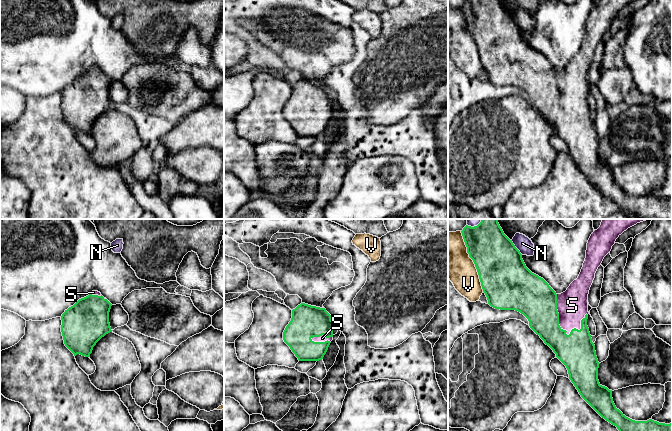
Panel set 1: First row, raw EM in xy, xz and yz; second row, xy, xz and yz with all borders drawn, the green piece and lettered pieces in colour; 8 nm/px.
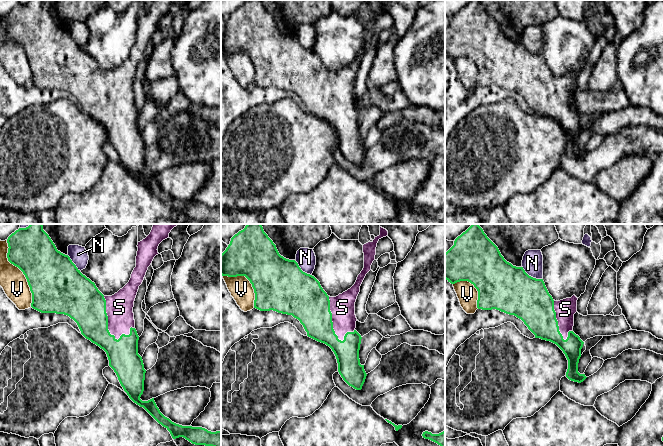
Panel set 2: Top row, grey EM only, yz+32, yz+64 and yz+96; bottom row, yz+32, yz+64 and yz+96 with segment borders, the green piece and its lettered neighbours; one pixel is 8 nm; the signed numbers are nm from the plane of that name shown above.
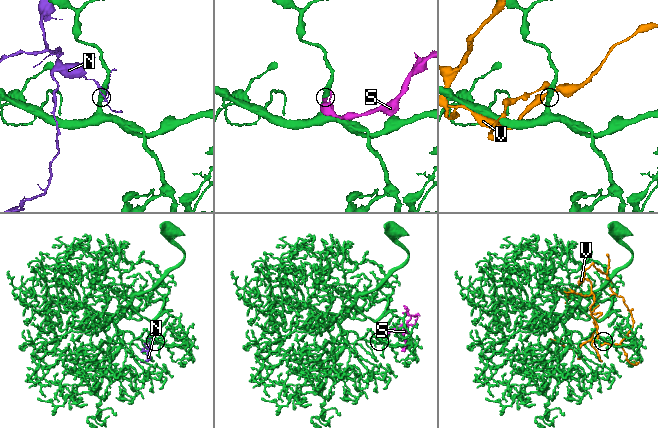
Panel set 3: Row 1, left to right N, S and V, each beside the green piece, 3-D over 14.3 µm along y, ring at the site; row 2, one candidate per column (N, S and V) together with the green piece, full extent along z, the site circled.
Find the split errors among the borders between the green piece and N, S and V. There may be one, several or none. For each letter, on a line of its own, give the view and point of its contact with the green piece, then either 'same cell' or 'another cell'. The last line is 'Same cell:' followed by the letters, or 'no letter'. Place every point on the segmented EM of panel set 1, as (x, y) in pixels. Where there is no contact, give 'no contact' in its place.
N: contact yz (515, 247); another cell
S: contact yz (558, 321); same cell
V: contact yz (473, 261); another cell
Same cell: S

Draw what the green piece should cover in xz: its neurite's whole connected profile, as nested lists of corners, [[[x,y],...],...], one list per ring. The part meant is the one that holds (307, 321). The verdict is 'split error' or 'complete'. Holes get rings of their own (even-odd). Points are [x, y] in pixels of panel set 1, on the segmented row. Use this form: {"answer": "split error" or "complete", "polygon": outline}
{"answer": "split error", "polygon": [[[301,303],[292,310],[292,318],[283,332],[283,340],[299,361],[319,361],[333,340],[334,322],[325,308]]]}

